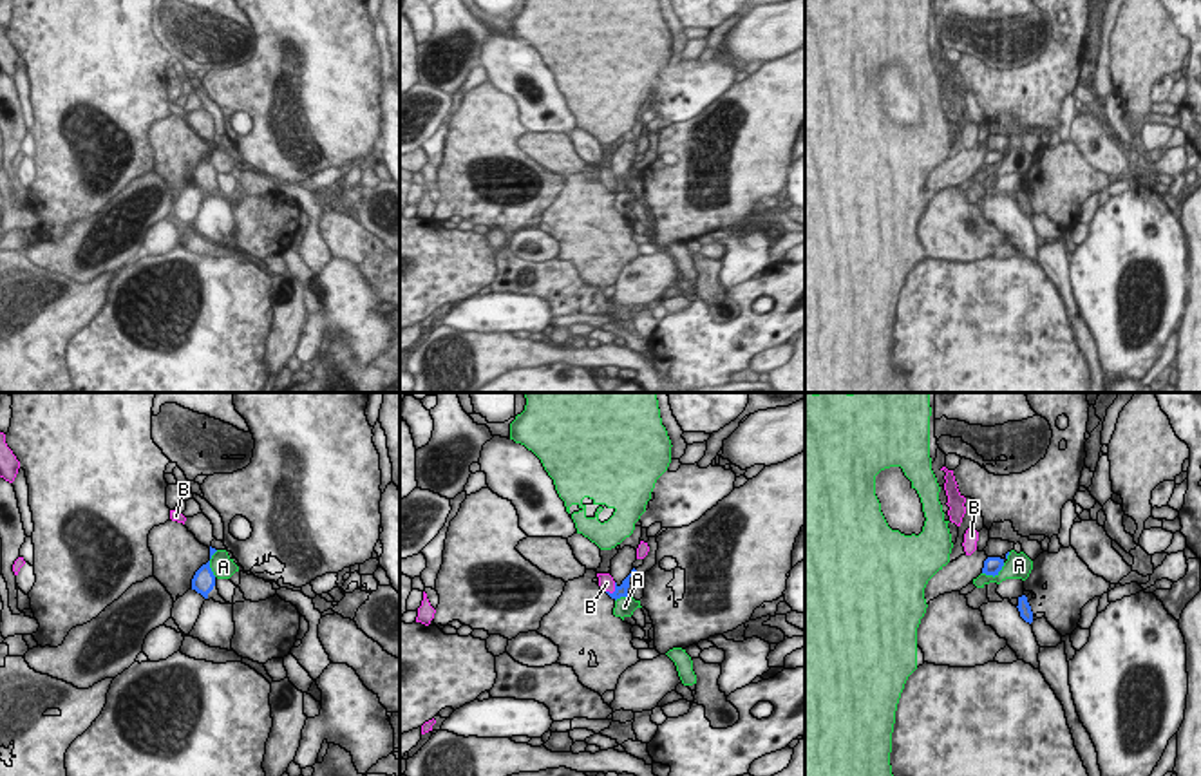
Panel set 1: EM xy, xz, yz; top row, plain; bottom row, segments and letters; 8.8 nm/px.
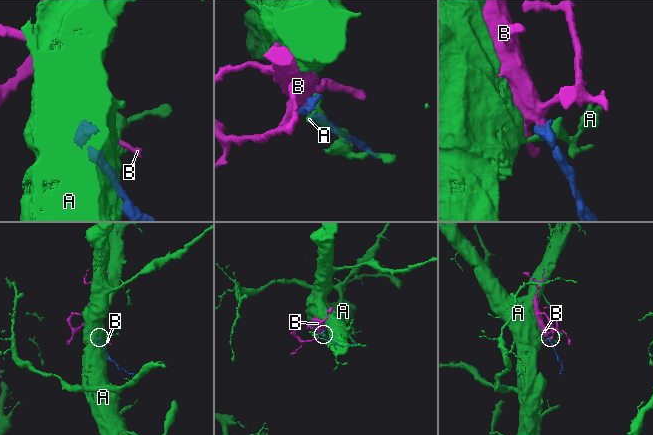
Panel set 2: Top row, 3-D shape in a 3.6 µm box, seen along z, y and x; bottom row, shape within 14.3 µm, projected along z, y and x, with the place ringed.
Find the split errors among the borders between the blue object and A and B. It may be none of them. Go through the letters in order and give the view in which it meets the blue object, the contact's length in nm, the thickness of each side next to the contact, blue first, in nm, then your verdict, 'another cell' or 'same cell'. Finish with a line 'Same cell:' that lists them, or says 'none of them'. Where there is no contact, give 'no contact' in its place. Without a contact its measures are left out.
A: meets blue in yz; contact 240 nm long; 160 nm thick on the blue side, 220 nm on the other; another cell
B: meets blue in xz; contact 130 nm long; 100 nm thick on the blue side, 140 nm on the other; same cell
Same cell: B

